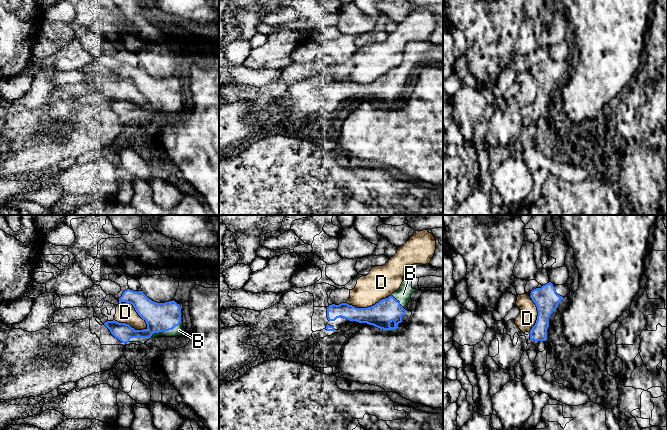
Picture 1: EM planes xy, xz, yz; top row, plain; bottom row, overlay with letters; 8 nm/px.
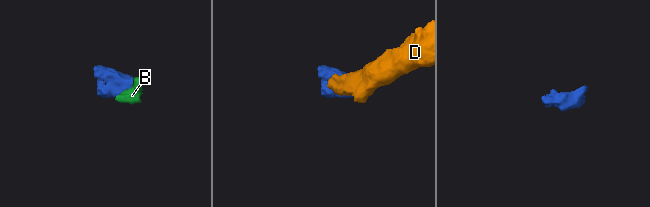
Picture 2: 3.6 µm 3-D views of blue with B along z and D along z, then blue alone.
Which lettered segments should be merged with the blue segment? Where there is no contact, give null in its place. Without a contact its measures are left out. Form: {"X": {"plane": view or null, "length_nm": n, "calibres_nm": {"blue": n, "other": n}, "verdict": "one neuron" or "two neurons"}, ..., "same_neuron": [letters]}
{"B": {"plane": "xy", "length_nm": 300, "calibres_nm": {"blue": 240, "other": 90}, "verdict": "one neuron"}, "D": {"plane": "xy", "length_nm": 280, "calibres_nm": {"blue": 240, "other": 160}, "verdict": "two neurons"}, "same_neuron": ["B"]}

